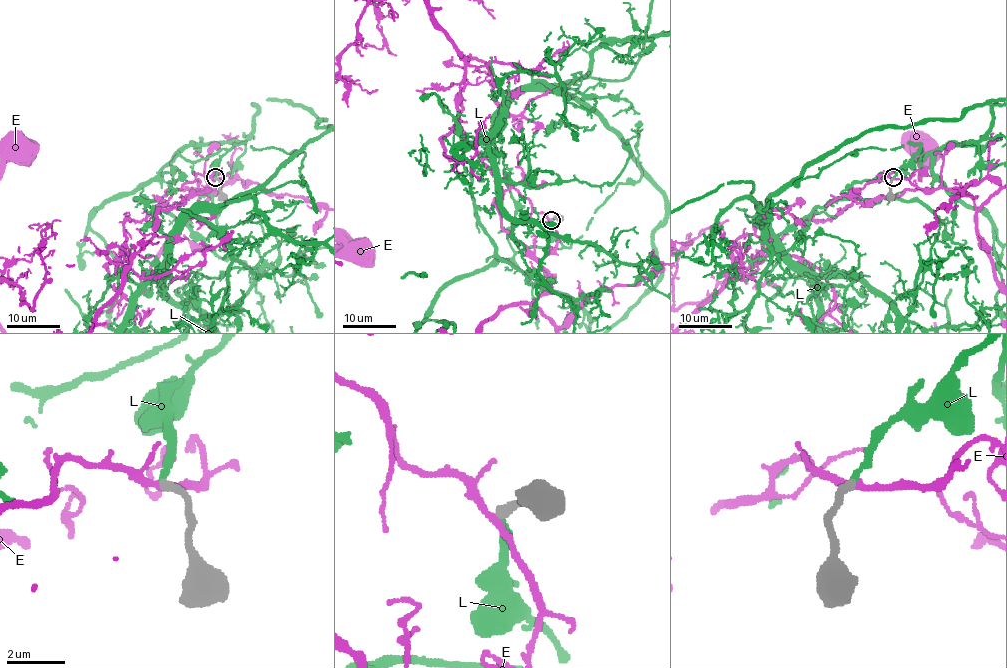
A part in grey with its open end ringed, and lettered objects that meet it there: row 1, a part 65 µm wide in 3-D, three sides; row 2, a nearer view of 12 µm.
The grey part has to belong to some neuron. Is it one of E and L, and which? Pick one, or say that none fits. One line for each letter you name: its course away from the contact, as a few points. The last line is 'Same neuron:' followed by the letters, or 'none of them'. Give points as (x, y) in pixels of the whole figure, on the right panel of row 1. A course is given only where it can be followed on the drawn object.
Same neuron: L

